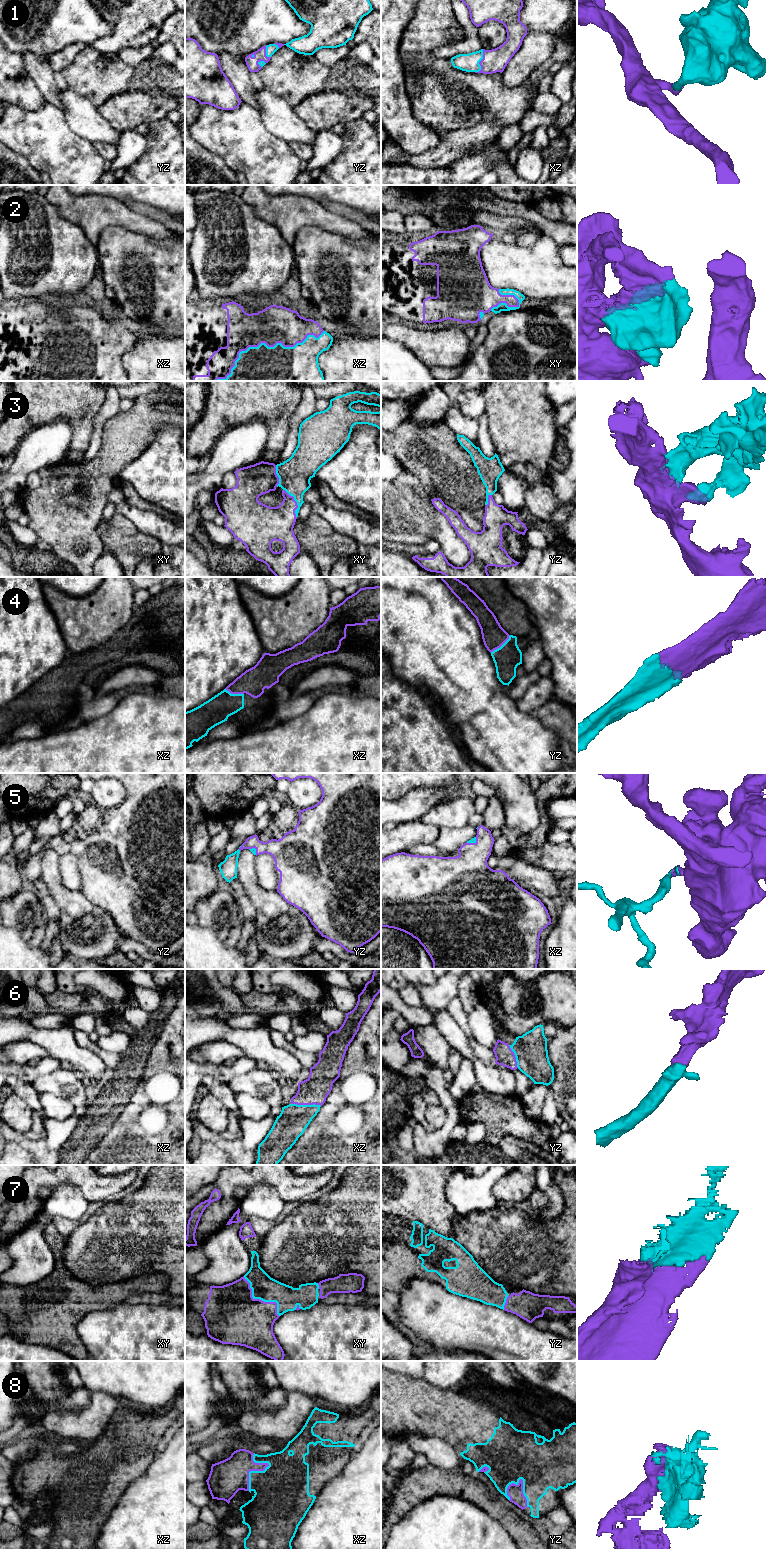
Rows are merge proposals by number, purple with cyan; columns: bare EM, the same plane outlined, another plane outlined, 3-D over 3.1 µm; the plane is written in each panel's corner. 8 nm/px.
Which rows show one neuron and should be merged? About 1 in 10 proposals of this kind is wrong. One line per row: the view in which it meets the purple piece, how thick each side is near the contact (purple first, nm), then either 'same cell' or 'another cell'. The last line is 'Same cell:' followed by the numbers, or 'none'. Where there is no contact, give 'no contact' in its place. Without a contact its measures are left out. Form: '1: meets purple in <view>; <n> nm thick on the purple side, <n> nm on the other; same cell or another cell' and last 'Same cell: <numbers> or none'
1: meets purple in xz; 190 nm thick on the purple side, 140 nm on the other; same cell
2: meets purple in xz; 300 nm thick on the purple side, 440 nm on the other; same cell
3: meets purple in xy; 280 nm thick on the purple side, 260 nm on the other; same cell
4: meets purple in yz; 190 nm thick on the purple side, 200 nm on the other; same cell
5: meets purple in xz; 340 nm thick on the purple side, 50 nm on the other; same cell
6: meets purple in xz; 220 nm thick on the purple side, 240 nm on the other; same cell
7: meets purple in xy; 420 nm thick on the purple side, 200 nm on the other; same cell
8: meets purple in xz; 280 nm thick on the purple side, 440 nm on the other; same cell
Same cell: 1, 2, 3, 4, 5, 6, 7, 8

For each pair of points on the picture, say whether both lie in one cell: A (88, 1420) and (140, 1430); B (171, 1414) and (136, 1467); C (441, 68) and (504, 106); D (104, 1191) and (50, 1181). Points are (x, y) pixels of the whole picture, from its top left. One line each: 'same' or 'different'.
A: different
B: same
C: same
D: same

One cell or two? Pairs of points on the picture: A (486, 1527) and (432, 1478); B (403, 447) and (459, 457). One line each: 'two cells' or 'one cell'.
A: two cells
B: one cell

